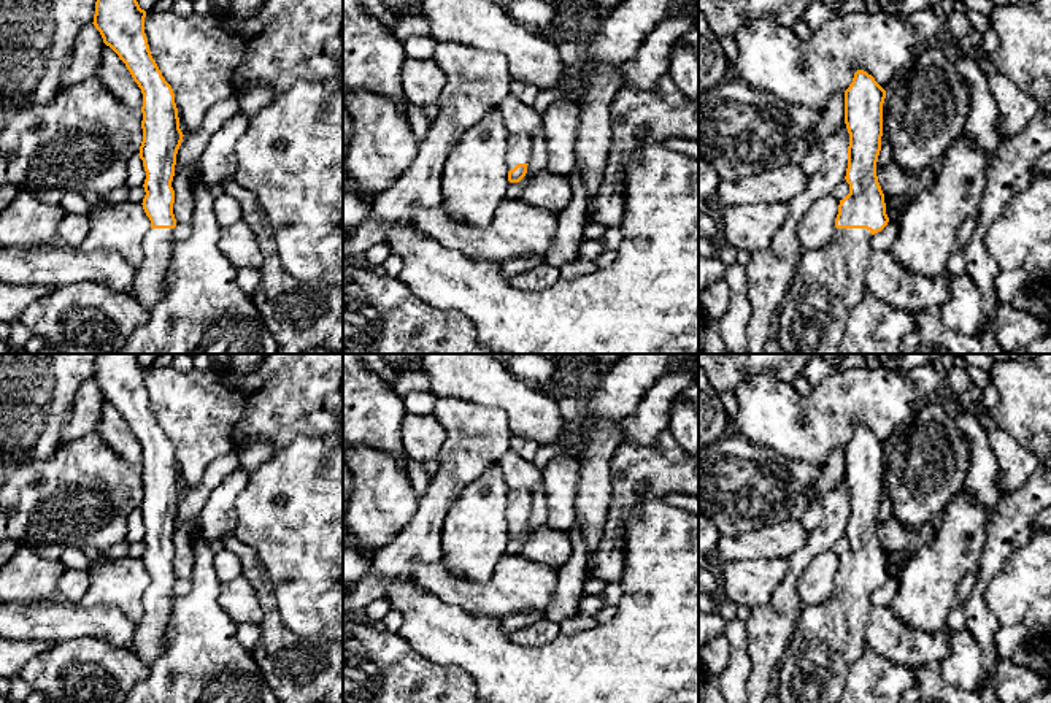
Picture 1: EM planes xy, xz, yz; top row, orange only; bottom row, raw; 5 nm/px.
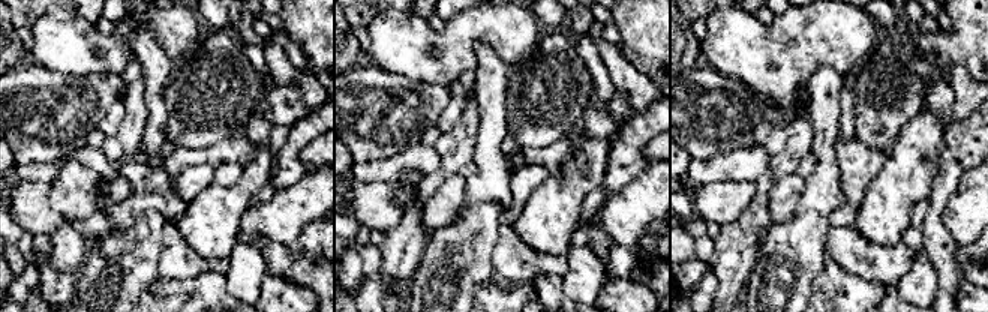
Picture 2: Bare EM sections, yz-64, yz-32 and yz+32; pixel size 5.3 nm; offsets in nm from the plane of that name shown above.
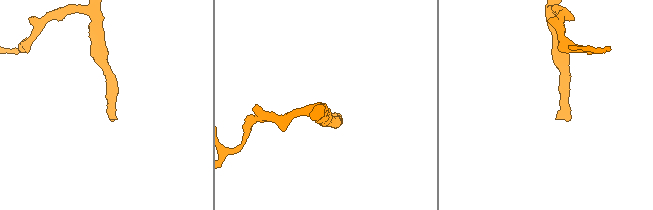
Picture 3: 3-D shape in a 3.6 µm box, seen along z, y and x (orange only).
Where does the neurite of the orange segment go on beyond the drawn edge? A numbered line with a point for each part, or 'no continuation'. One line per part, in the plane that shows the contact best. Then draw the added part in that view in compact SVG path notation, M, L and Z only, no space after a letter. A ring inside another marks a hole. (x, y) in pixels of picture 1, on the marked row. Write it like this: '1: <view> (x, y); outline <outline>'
1: yz (829, 281); outline M835 227L826 246L800 254L775 321L783 354L838 354L849 313L867 294L865 271L872 254L872 236L867 229Z

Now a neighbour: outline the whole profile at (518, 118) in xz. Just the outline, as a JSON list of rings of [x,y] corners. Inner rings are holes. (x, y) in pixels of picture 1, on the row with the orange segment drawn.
[[[506,95],[506,98],[499,105],[499,111],[508,135],[527,133],[533,136],[540,129],[543,129],[543,117],[538,116],[532,106],[521,105],[511,95]]]

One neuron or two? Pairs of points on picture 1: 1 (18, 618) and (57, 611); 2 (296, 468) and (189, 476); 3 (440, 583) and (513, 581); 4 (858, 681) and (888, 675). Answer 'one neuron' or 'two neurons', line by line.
1: one neuron
2: two neurons
3: one neuron
4: one neuron

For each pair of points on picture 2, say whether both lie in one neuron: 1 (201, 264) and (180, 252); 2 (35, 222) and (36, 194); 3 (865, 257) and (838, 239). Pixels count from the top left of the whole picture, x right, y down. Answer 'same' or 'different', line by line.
1: same
2: same
3: same

